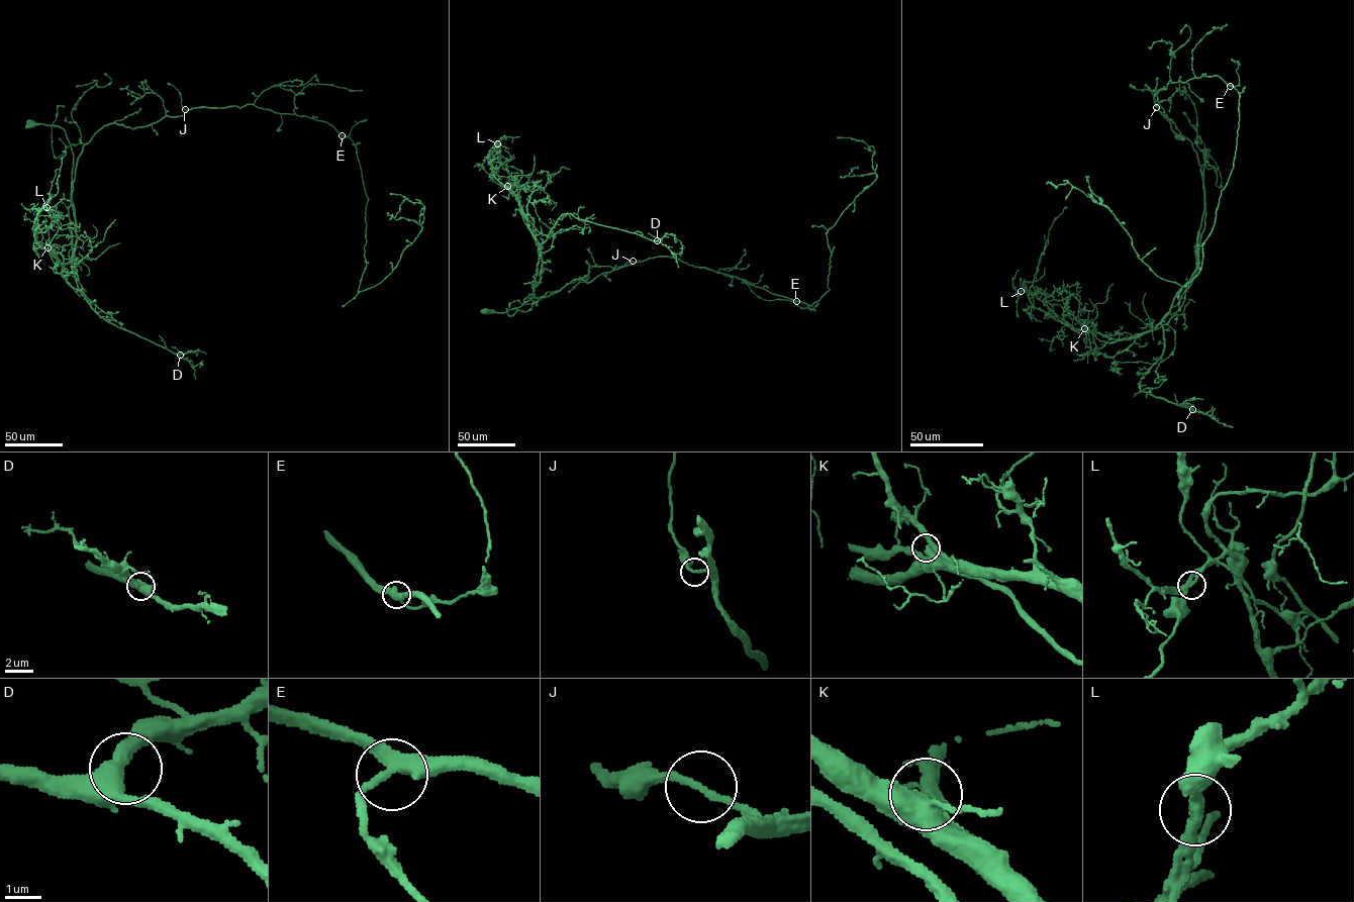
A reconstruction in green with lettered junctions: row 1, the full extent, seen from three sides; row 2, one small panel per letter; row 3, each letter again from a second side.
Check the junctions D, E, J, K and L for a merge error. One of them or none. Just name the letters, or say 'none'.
none

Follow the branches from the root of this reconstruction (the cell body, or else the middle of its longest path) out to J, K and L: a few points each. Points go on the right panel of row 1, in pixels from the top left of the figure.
J: (1206, 155), (1210, 148), (1198, 261), (1204, 190), (1198, 157), (1189, 140), (1177, 138), (1182, 135), (1156, 106)
K: (1206, 155), (1210, 148), (1203, 170), (1205, 215), (1198, 267), (1170, 311), (1136, 337), (1114, 339), (1084, 328)
L: (1206, 155), (1210, 148), (1198, 267), (1154, 327), (1120, 339), (1076, 329), (1021, 291)

